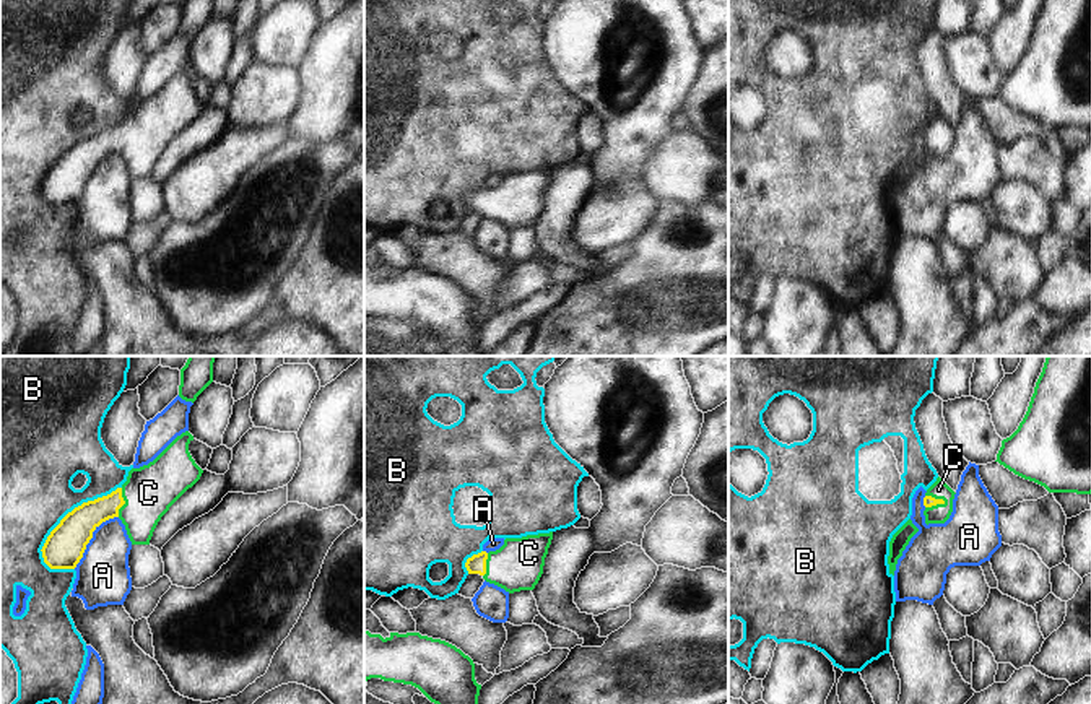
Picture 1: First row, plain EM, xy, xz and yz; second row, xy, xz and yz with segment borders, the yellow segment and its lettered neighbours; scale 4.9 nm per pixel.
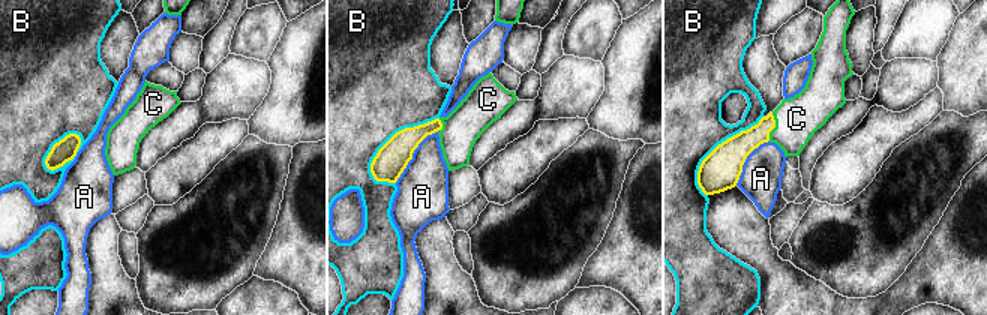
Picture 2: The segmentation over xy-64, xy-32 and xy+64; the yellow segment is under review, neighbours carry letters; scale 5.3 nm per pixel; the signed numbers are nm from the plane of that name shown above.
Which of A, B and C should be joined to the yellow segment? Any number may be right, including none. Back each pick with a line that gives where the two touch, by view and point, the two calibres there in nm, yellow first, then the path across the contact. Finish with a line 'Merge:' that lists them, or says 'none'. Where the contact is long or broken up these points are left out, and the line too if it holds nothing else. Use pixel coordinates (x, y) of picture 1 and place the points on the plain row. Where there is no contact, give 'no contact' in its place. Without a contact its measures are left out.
C: yz (935, 135) | 60/100 nm | across yz (929, 137), (935, 135), (943, 137), (937, 150)
Merge: C

